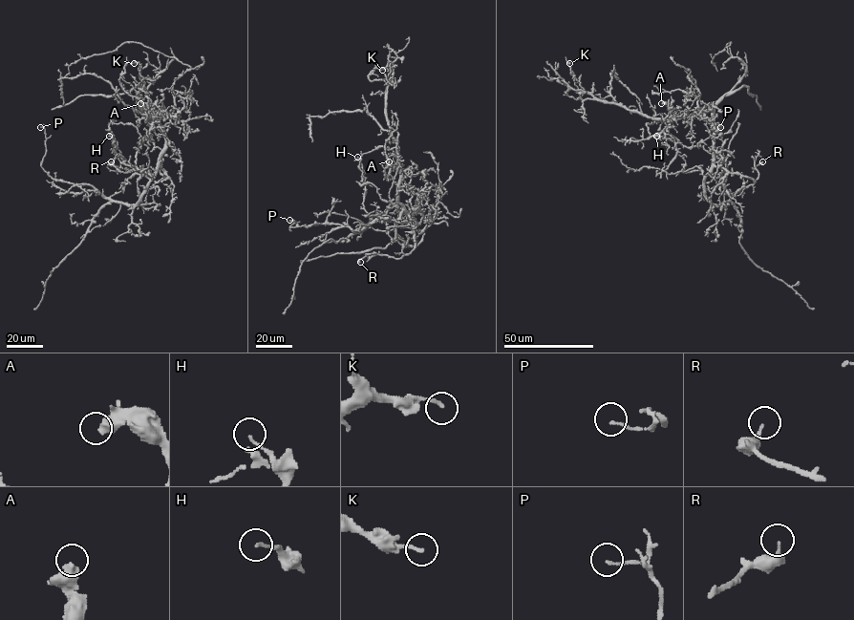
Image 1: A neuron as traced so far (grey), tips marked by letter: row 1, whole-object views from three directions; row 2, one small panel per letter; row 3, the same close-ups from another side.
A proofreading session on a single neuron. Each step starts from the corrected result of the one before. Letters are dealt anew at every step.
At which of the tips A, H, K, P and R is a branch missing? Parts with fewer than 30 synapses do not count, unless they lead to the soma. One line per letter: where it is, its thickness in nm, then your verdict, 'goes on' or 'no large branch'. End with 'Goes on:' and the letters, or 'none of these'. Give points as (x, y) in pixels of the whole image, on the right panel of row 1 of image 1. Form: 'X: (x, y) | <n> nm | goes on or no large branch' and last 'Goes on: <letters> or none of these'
A: (661, 103) | 500 nm | no large branch
H: (656, 136) | 110 nm | no large branch
K: (569, 63) | 140 nm | no large branch
P: (720, 127) | 120 nm | no large branch
R: (762, 161) | 220 nm | no large branch
Goes on: none of these

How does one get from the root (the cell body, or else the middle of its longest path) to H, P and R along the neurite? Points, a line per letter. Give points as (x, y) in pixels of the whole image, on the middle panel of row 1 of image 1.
H: (414, 212), (403, 210), (398, 218), (385, 222), (373, 220), (363, 203), (365, 185), (357, 157)
P: (414, 212), (392, 204), (379, 217), (357, 230), (332, 223), (290, 226), (294, 221), (289, 220)
R: (414, 212), (408, 214), (415, 242), (410, 252), (399, 259), (371, 253), (360, 259), (360, 262)

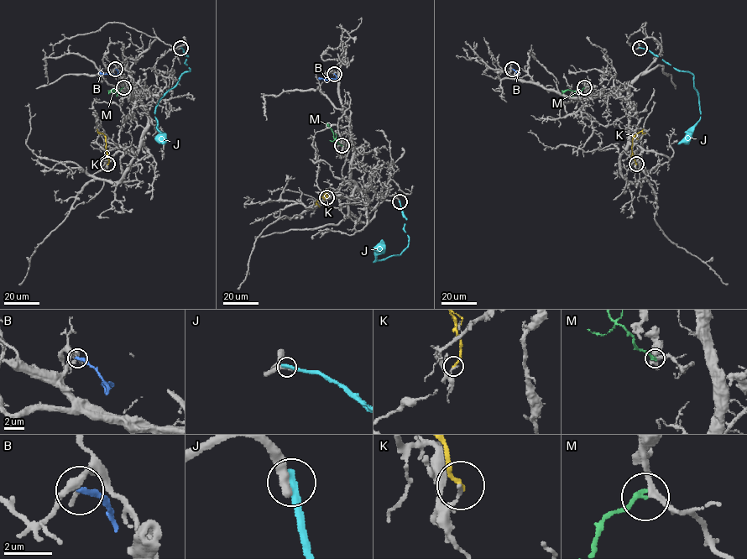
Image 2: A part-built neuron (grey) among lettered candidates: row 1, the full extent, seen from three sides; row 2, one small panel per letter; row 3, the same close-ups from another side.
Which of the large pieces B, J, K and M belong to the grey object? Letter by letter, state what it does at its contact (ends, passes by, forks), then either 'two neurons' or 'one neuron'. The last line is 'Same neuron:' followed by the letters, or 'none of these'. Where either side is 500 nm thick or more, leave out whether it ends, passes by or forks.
B: it ends there; two neurons
J: it ends there; two neurons
K: it ends there; two neurons
M: it ends there; two neurons
Same neuron: none of these

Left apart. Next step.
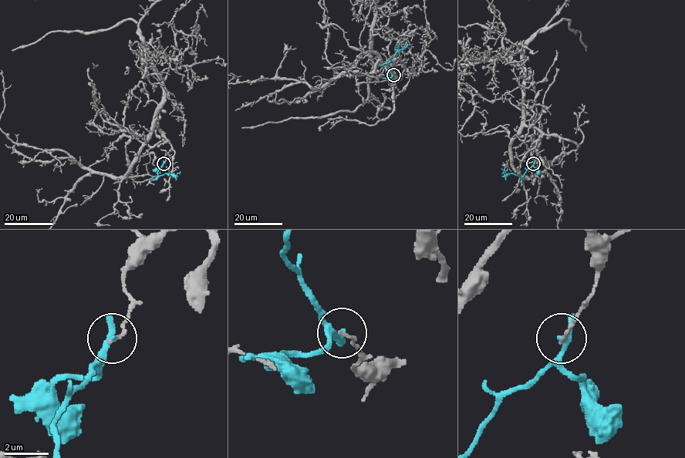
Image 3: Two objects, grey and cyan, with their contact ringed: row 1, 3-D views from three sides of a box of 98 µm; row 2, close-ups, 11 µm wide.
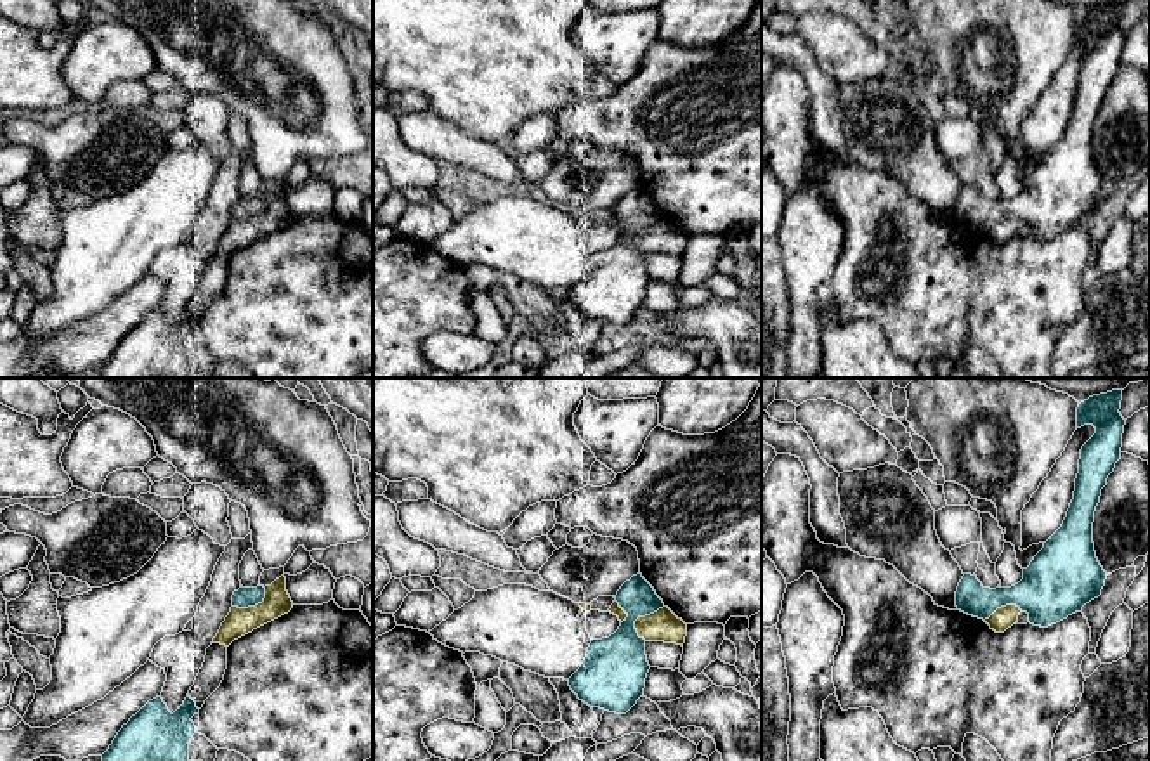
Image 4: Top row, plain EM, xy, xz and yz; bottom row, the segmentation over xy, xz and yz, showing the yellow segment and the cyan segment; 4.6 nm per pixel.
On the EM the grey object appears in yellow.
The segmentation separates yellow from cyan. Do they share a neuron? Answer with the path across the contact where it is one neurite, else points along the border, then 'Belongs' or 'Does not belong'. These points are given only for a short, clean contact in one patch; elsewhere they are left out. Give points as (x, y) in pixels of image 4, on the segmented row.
Boundary: xz (663, 605), (635, 621), (635, 631), (640, 638). Does not belong

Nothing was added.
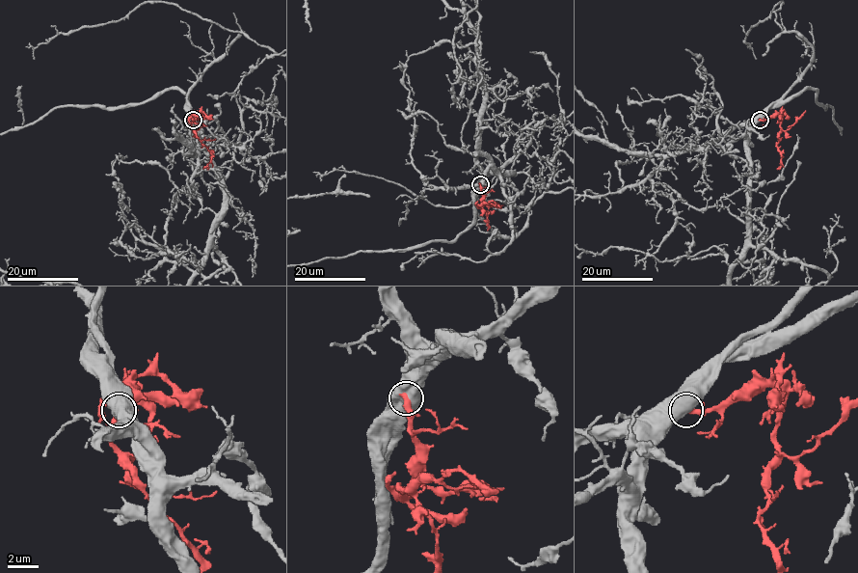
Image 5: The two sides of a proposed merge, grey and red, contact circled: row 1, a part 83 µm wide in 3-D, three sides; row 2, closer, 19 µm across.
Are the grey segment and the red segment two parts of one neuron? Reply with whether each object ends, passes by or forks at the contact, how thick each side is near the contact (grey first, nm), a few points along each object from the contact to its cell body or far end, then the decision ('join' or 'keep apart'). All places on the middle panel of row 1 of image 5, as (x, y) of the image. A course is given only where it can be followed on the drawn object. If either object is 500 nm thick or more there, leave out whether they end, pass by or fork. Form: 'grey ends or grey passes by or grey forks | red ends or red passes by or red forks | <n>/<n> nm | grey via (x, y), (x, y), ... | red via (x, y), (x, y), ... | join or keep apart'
850/440 nm | red via (480, 184), (482, 203), (478, 204), (493, 202), (498, 205), (495, 202) | keep apart

